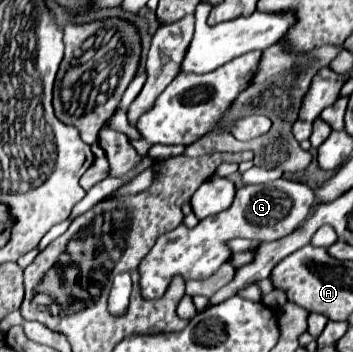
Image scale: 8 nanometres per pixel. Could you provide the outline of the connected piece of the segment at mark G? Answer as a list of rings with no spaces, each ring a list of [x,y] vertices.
[[[278,178],[268,184],[242,186],[234,196],[232,206],[226,208],[224,212],[200,220],[196,228],[186,228],[184,224],[180,224],[178,228],[174,228],[172,232],[166,232],[156,240],[154,248],[138,266],[138,272],[142,276],[140,278],[142,296],[146,300],[160,298],[166,292],[174,274],[184,276],[184,280],[208,278],[218,270],[222,262],[230,258],[232,252],[226,246],[230,238],[240,236],[240,238],[250,238],[258,242],[270,242],[290,234],[310,214],[312,200],[314,200],[312,188],[308,188],[302,182],[292,182],[284,178]]]

